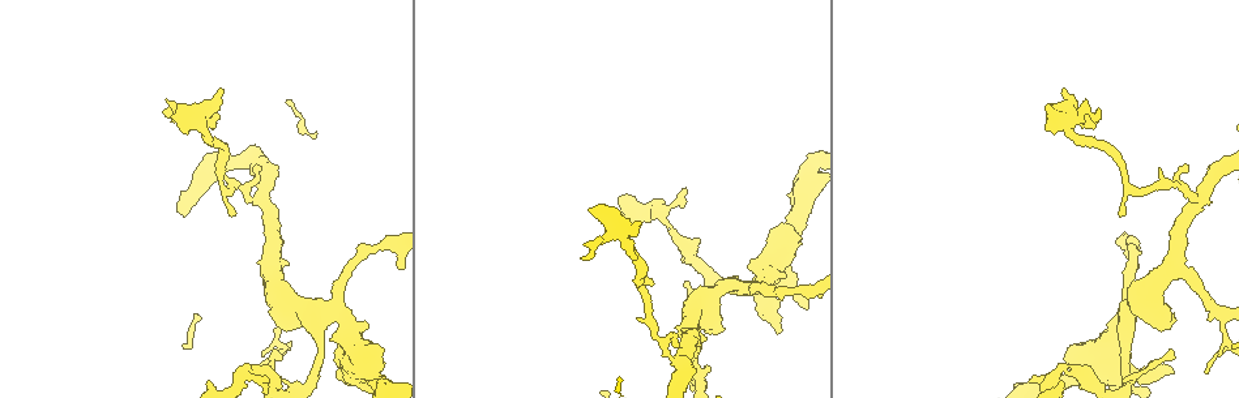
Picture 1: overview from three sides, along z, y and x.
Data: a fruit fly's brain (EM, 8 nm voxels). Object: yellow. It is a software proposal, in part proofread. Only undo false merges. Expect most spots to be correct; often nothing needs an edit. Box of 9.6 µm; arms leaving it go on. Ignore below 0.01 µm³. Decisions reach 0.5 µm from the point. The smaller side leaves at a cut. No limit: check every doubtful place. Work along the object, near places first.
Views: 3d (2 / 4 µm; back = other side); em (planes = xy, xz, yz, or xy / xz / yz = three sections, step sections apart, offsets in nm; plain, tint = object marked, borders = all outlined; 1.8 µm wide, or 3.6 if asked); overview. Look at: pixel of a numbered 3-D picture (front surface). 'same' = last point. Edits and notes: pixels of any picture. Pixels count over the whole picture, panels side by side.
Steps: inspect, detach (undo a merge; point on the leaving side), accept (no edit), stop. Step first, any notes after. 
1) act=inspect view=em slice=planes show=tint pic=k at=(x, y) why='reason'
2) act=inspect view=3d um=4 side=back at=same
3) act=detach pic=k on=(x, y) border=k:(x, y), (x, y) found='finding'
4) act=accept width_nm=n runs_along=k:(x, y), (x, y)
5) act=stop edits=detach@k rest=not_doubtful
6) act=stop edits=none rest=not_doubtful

act=inspect view=em slice=xy step=16 show=tint pic=1 at=(701, 385) why='abrupt turn'

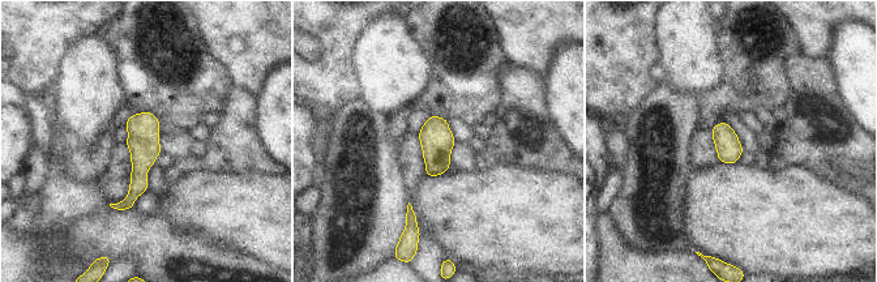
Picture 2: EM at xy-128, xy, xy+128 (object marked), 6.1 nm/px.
act=inspect view=em slice=planes show=tint at=same why='cut it another way'

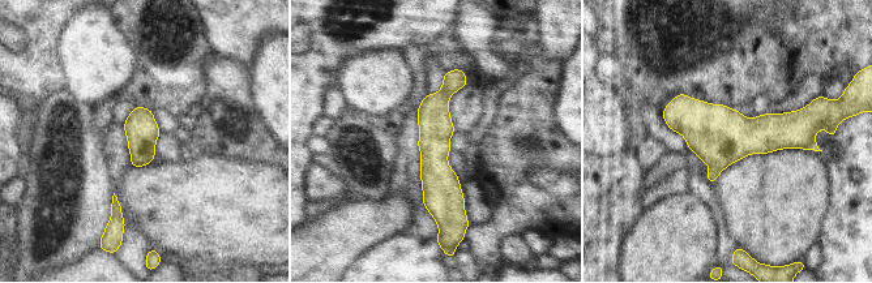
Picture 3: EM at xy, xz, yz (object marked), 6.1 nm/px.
act=accept width_nm=200 found='one cell here'

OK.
act=inspect view=em slice=yz step=4 show=plain pic=1 at=(1127, 386) why='a fork'

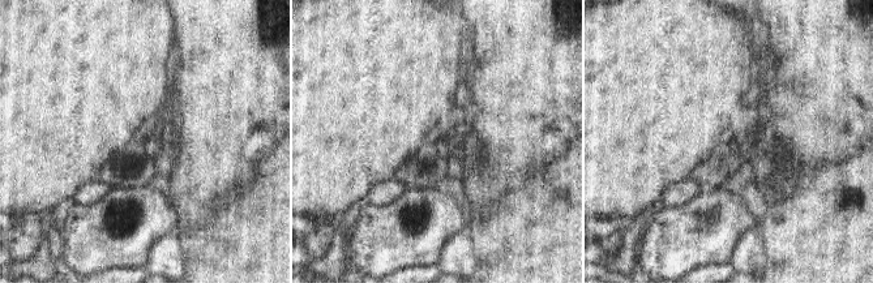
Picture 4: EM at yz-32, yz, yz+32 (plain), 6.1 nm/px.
act=inspect view=em slice=yz step=4 show=tint at=same

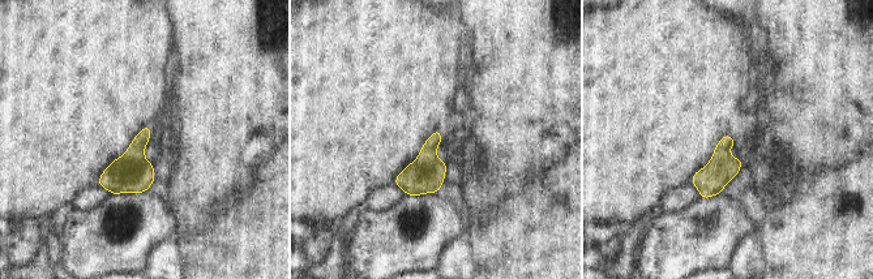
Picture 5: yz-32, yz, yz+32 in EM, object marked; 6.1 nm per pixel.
act=accept found='one cell here'

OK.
act=inspect view=em slice=xy step=8 show=borders pic=1 at=(317, 319)

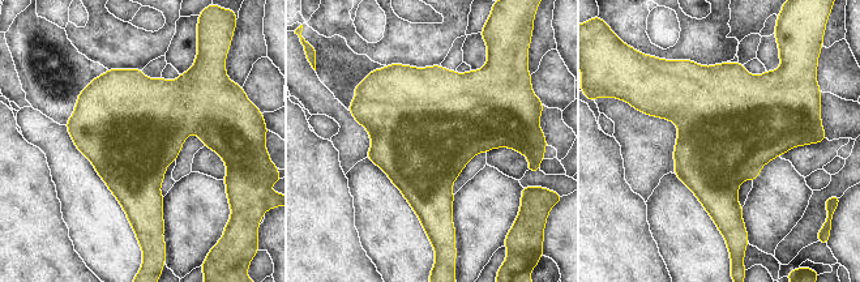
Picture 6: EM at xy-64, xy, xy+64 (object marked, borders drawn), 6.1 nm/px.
act=accept found='all the same cell'

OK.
act=inspect view=3d um=2 pic=1 at=(1055, 372) why='branch point'

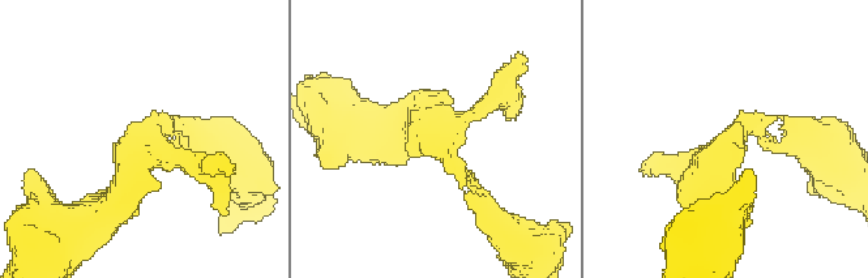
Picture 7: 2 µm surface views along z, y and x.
act=inspect view=em slice=yz step=4 show=tint pic=7 at=(441, 143) why='now the EM'

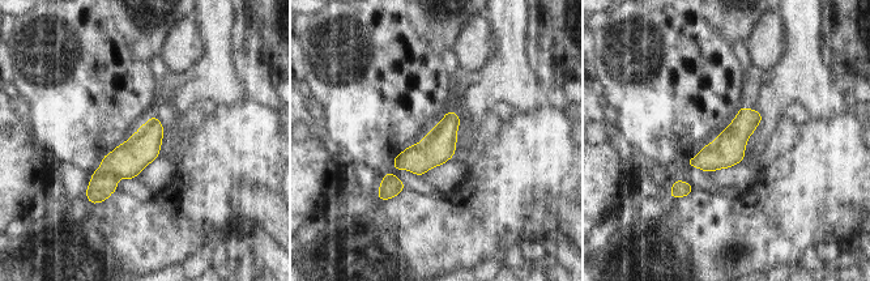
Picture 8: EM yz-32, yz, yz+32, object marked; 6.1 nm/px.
act=inspect view=em slice=planes show=tint at=same why='cut it another way'

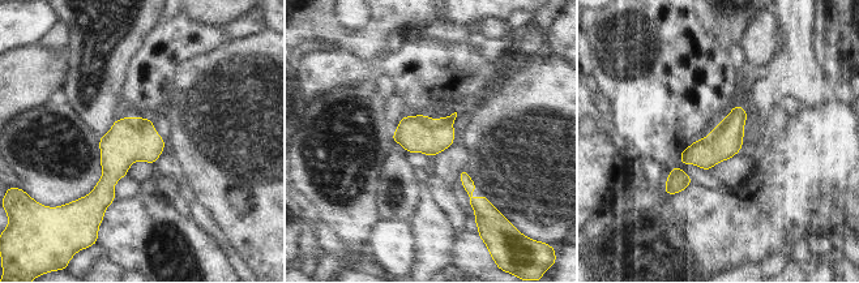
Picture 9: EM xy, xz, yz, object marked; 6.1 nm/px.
act=accept width_nm=200 found='all the same cell'

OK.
act=stop edits=none rest=not_doubtful

